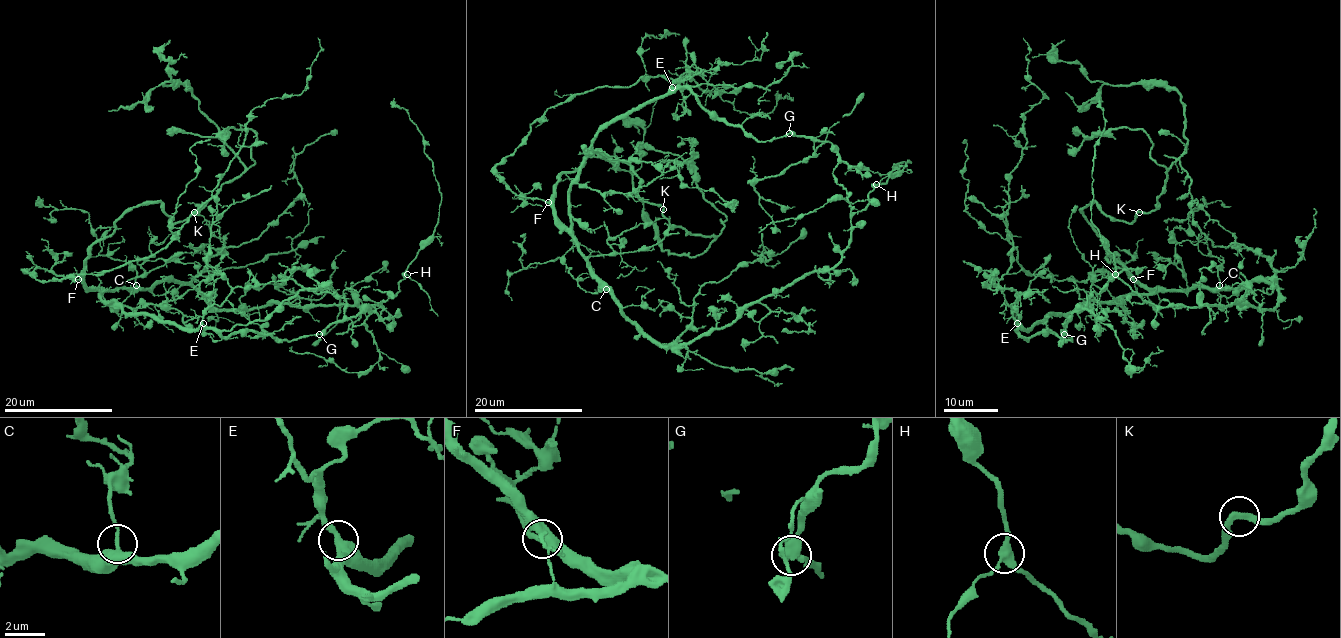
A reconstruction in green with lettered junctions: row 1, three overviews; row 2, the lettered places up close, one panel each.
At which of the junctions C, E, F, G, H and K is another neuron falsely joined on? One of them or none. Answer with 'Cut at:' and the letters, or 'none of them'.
Cut at: none of them

